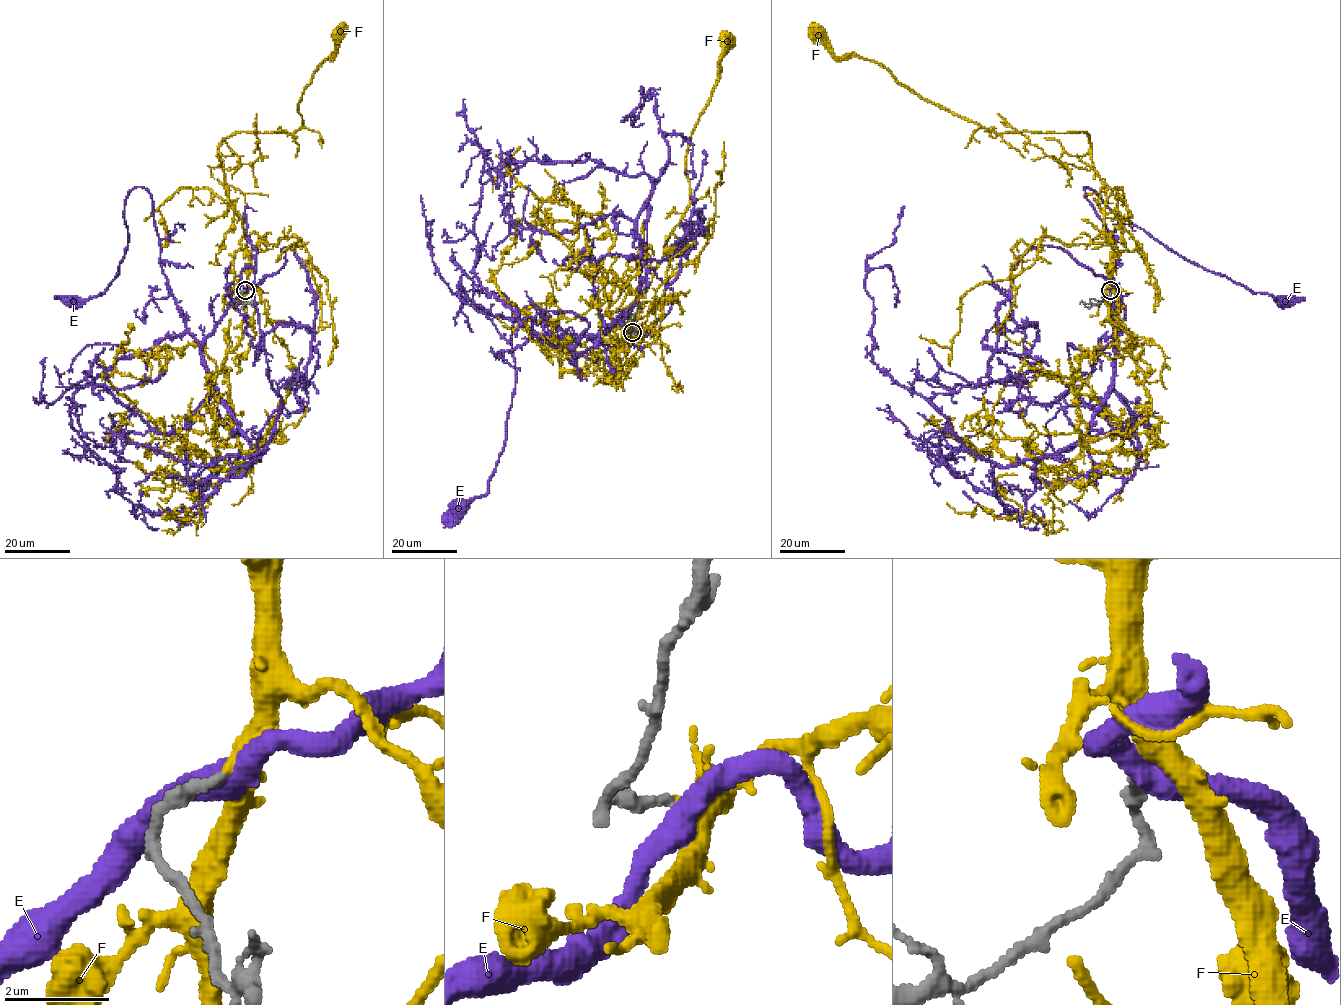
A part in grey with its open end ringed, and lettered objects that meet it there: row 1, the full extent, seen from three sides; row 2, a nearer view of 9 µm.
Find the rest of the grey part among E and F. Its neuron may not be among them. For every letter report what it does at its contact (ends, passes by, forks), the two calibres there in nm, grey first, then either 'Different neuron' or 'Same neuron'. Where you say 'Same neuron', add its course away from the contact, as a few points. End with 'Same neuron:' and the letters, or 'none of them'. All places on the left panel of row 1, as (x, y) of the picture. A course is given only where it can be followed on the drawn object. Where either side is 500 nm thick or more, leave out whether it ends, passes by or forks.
E: It passes by. Thickness 280 nm (grey) against 480 nm. Different neuron
F: It passes by. Thickness 280 nm (grey) against 260 nm. Same neuron. Its course: (245, 290), (249, 237), (229, 201), (217, 146), (237, 132), (296, 131), (303, 91), (333, 56), (338, 30)
Same neuron: F

